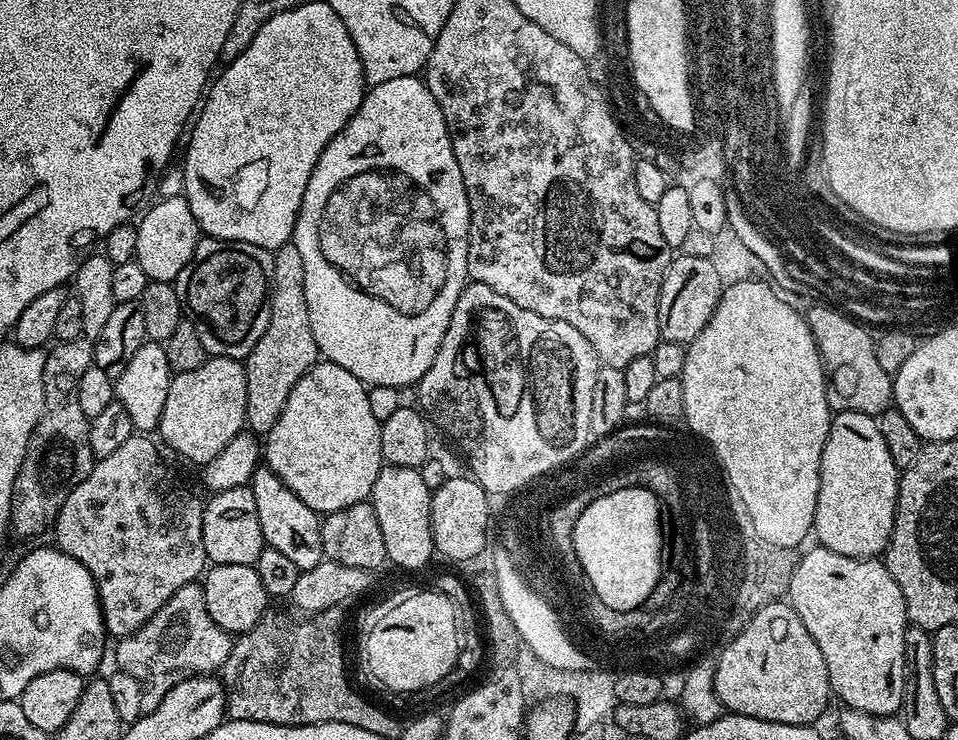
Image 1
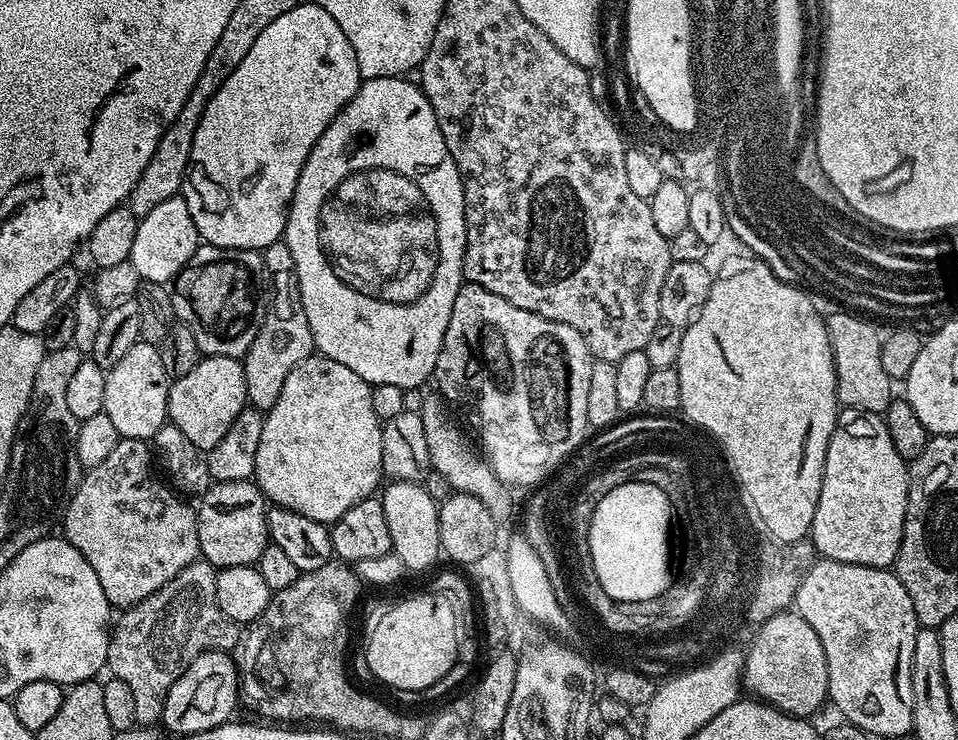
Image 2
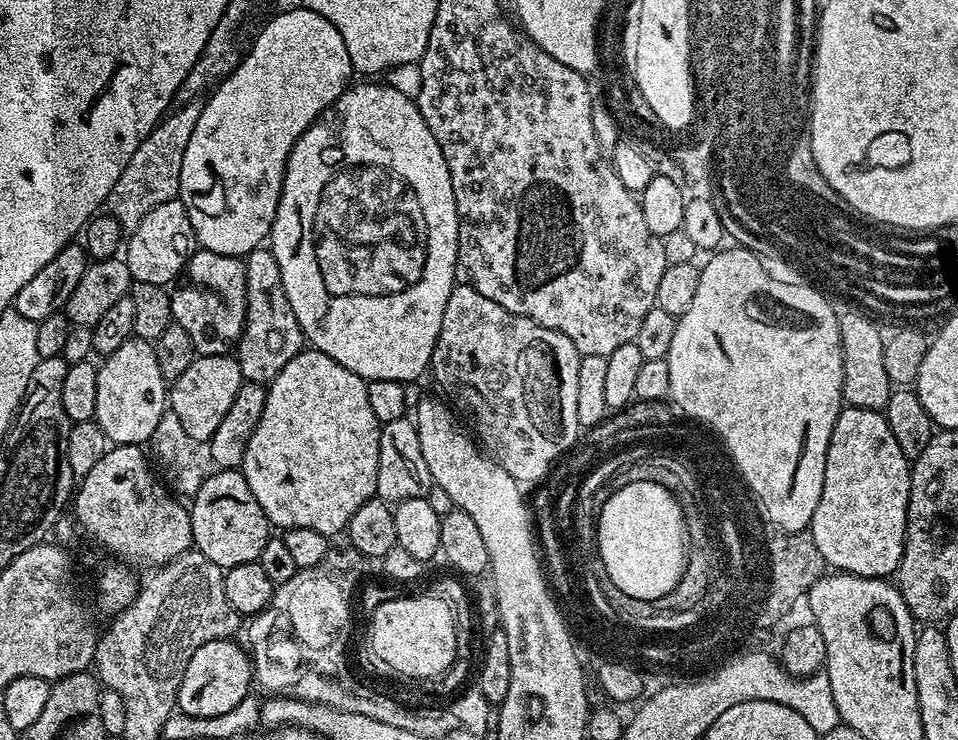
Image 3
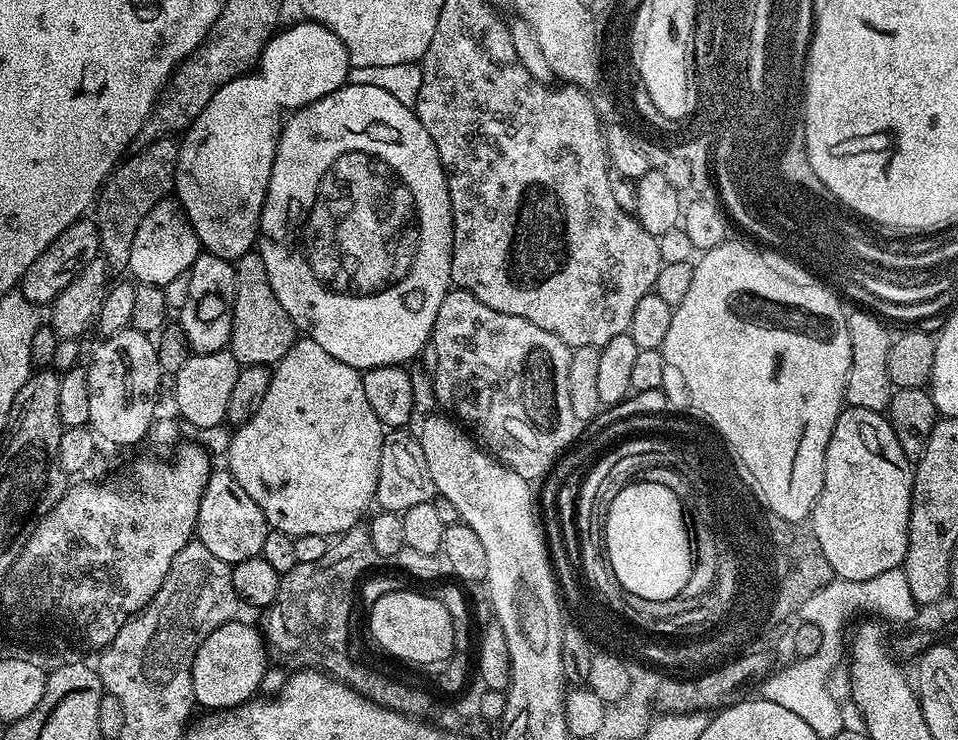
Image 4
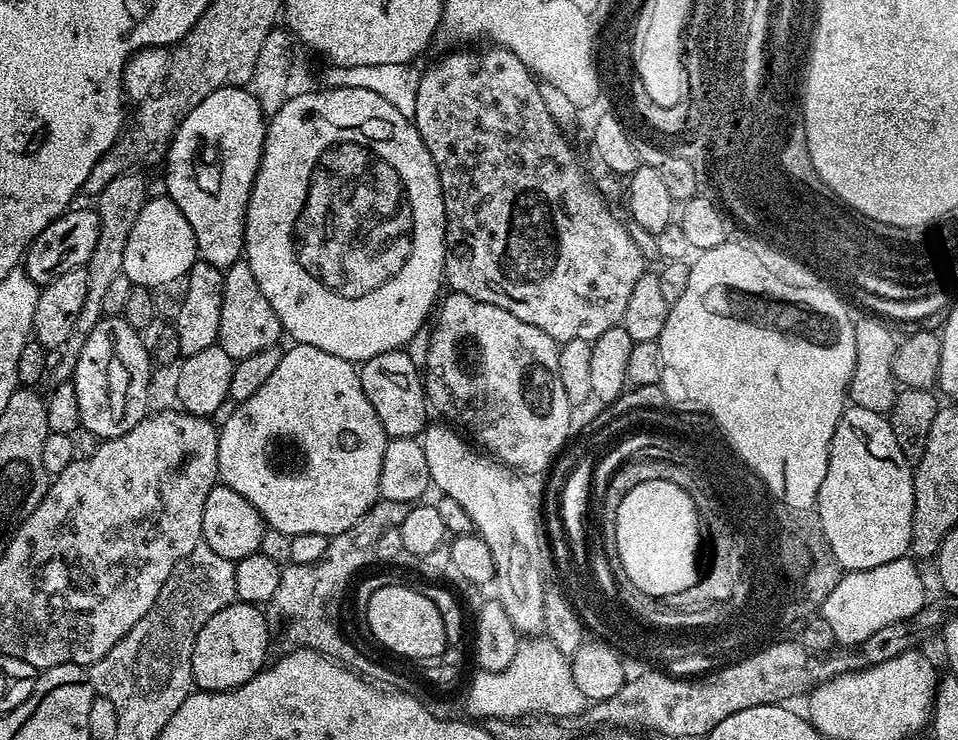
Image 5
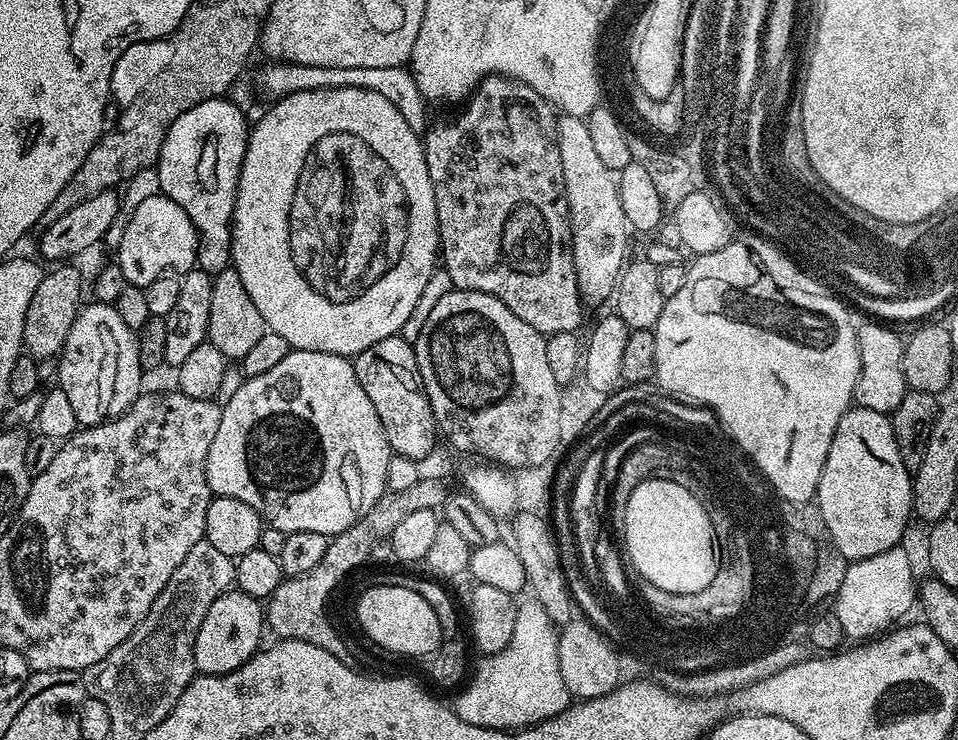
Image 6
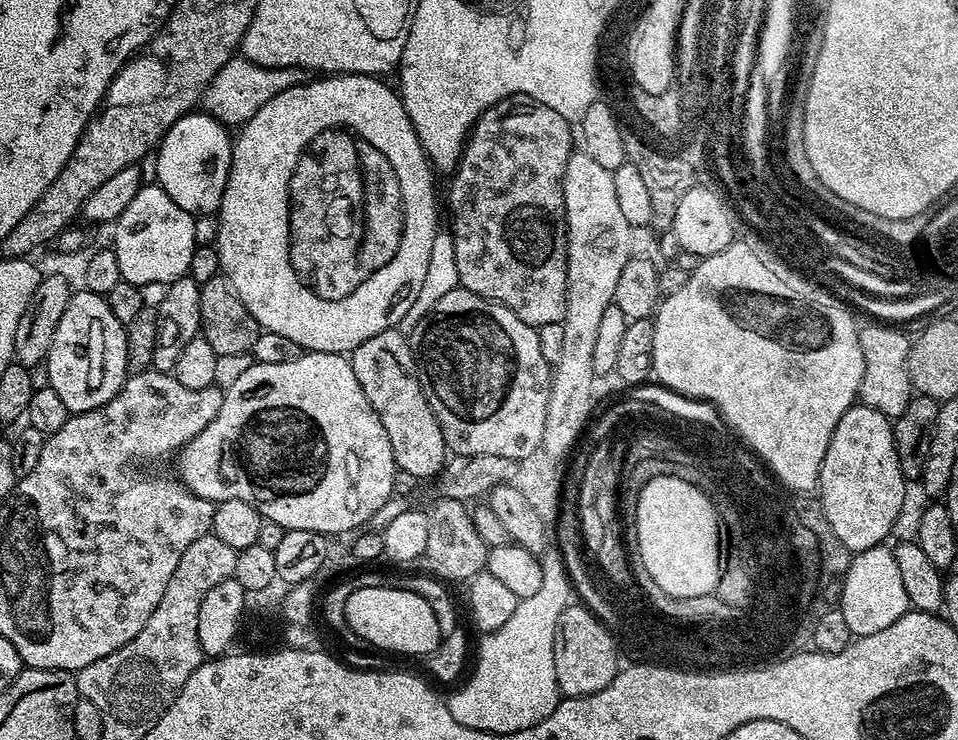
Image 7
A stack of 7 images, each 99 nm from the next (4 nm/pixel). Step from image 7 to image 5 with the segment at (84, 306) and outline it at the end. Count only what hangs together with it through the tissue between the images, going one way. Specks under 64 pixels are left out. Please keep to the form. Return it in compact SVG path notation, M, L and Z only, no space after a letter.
M104 316L100 319L78 358L77 368L70 381L74 390L78 390L78 412L83 431L93 432L100 440L113 440L134 430L134 426L138 426L138 422L142 422L150 412L148 387L152 384L152 371L154 365L140 332L129 326L120 316Z

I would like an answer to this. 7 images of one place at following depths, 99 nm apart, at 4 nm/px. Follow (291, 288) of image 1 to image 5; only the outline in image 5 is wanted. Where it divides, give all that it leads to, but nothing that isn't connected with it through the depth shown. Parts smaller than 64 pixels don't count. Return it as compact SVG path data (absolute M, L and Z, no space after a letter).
M240 259L237 264L223 269L224 285L222 286L222 318L218 322L218 343L226 354L230 354L233 362L242 358L250 358L250 354L258 354L258 350L277 347L281 342L282 329L278 322L278 314L270 302L266 302L266 294L258 287L254 274L250 274L248 261Z

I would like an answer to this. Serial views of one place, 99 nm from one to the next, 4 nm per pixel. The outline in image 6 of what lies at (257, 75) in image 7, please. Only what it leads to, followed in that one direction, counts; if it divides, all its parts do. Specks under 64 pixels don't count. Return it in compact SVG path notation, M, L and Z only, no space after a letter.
M274 62L267 65L264 72L264 90L272 100L288 97L290 94L318 89L342 89L362 88L374 90L387 101L393 103L409 123L410 130L423 135L427 131L426 122L427 103L418 84L414 81L411 69L406 66L394 67L326 67L326 66L302 66L301 63Z

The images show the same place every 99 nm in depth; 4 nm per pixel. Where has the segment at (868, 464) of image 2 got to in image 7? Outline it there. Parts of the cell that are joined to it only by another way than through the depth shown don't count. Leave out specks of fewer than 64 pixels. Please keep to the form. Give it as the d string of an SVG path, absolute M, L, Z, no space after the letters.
M857 403L848 408L842 418L838 418L838 426L834 426L830 446L826 446L826 458L822 458L818 499L824 508L823 516L834 530L841 546L852 554L881 547L904 508L906 481L902 466L898 466L892 426L893 421L889 417L878 414L878 410L870 410L865 404Z

